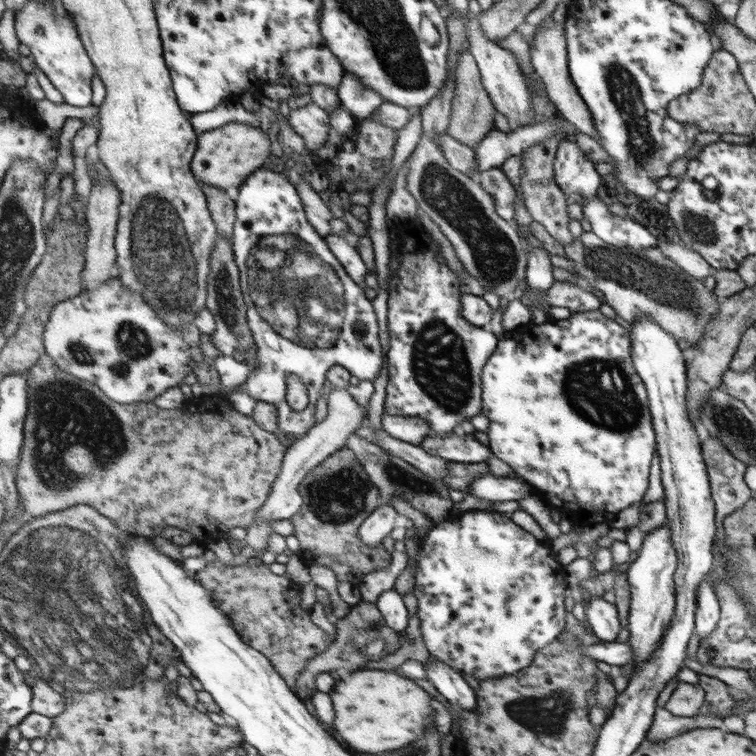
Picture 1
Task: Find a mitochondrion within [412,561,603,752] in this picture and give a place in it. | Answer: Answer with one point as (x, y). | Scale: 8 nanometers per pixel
(547, 716)

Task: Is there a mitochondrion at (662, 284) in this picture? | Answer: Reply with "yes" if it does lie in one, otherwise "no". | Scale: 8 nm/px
yes

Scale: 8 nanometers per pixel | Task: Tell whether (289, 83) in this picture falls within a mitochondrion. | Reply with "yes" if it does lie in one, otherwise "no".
no

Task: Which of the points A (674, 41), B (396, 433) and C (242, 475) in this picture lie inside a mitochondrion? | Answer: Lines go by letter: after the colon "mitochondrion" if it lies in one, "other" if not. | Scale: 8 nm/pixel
A: other
B: other
C: other

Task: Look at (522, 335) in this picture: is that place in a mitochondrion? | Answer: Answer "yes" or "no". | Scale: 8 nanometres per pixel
no

